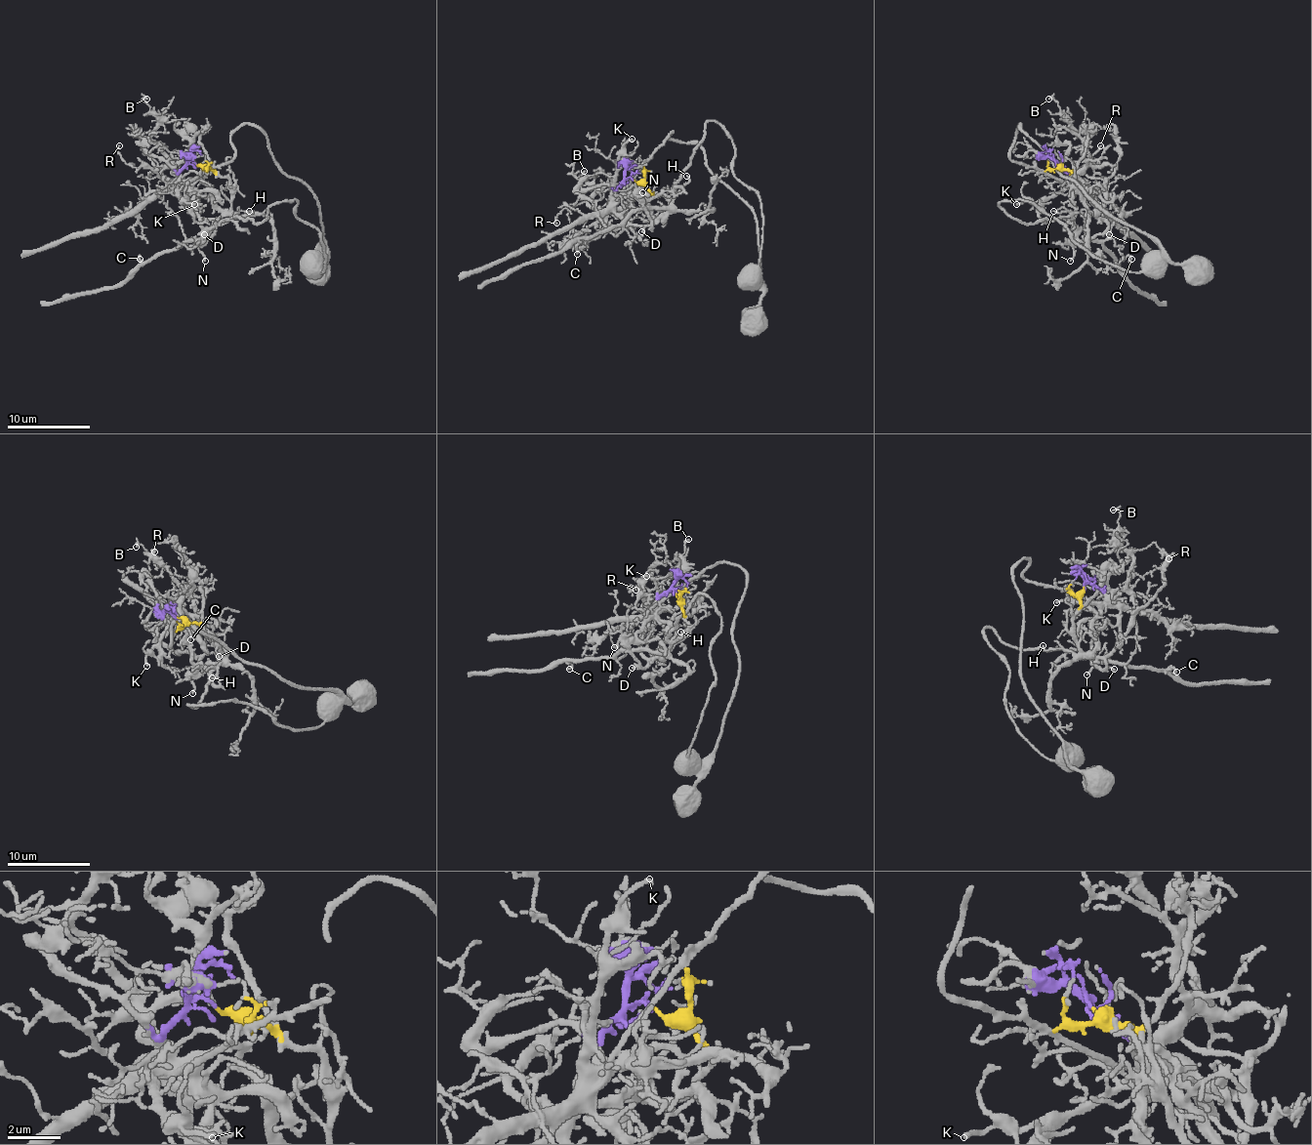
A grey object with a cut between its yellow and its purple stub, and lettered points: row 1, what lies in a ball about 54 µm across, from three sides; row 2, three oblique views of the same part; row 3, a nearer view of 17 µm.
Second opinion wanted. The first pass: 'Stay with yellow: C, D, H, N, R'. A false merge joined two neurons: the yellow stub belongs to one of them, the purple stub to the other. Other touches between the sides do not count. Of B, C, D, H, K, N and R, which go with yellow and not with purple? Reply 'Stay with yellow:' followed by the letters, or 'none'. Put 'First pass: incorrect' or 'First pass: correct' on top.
First pass: correct
Stay with yellow: C, D, H, N, R

